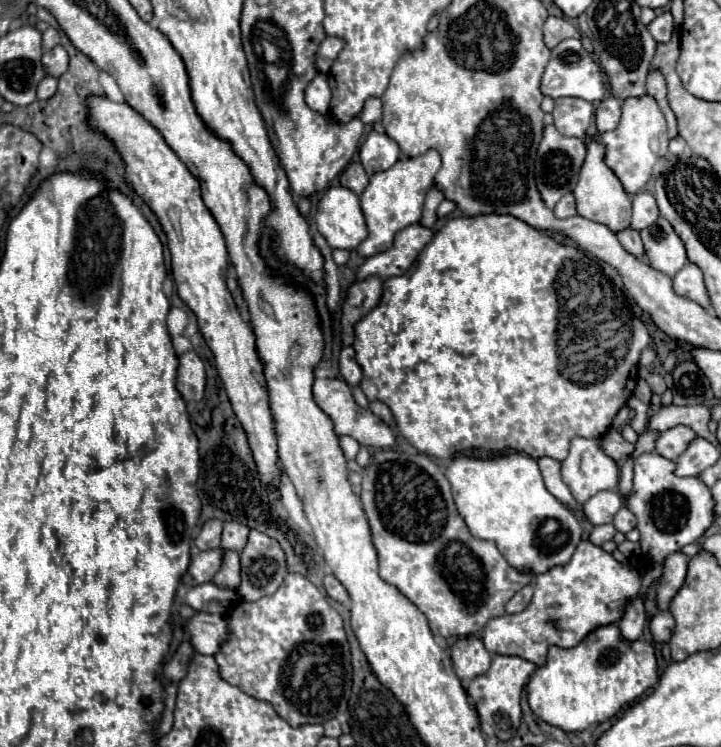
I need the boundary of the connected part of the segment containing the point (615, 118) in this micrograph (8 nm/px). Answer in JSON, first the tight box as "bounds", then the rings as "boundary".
{"bounds":[595,97,621,131],"boundary":[[[607,97],[603,99],[597,109],[595,109],[595,121],[597,121],[597,131],[613,131],[621,119],[621,101],[617,97]]]}

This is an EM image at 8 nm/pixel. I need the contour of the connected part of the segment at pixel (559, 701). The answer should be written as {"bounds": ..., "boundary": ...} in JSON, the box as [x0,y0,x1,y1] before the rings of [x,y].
{"bounds":[527,627,657,731],"boundary":[[[597,627],[577,647],[549,647],[545,665],[537,667],[527,683],[531,711],[563,731],[583,731],[593,723],[603,723],[633,703],[641,693],[657,683],[657,657],[651,643],[625,641],[619,627]]]}

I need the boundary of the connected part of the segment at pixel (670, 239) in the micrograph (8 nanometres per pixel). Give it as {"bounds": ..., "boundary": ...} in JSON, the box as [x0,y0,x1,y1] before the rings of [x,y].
{"bounds":[641,217,687,277],"boundary":[[[663,217],[657,219],[655,225],[641,231],[645,255],[649,259],[649,265],[657,271],[673,277],[681,267],[687,263],[685,247],[679,235],[673,231],[671,223]]]}

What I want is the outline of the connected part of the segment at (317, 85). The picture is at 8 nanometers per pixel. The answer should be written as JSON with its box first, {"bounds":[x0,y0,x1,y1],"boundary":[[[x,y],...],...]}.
{"bounds":[305,73,333,115],"boundary":[[[319,73],[319,75],[309,83],[309,87],[305,89],[305,101],[307,101],[307,105],[309,105],[313,111],[317,111],[317,113],[321,113],[321,115],[327,115],[327,113],[329,113],[329,103],[331,103],[331,99],[333,99],[333,93],[331,93],[331,87],[329,87],[329,83],[327,83],[327,75]]]}

